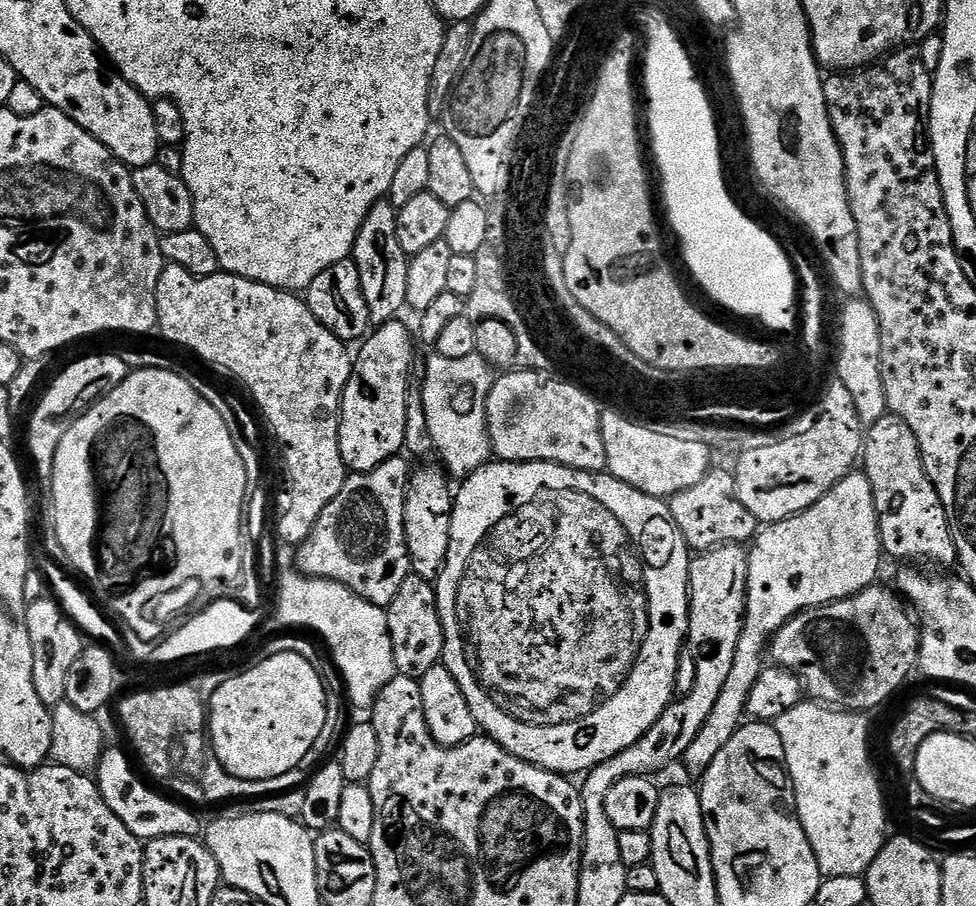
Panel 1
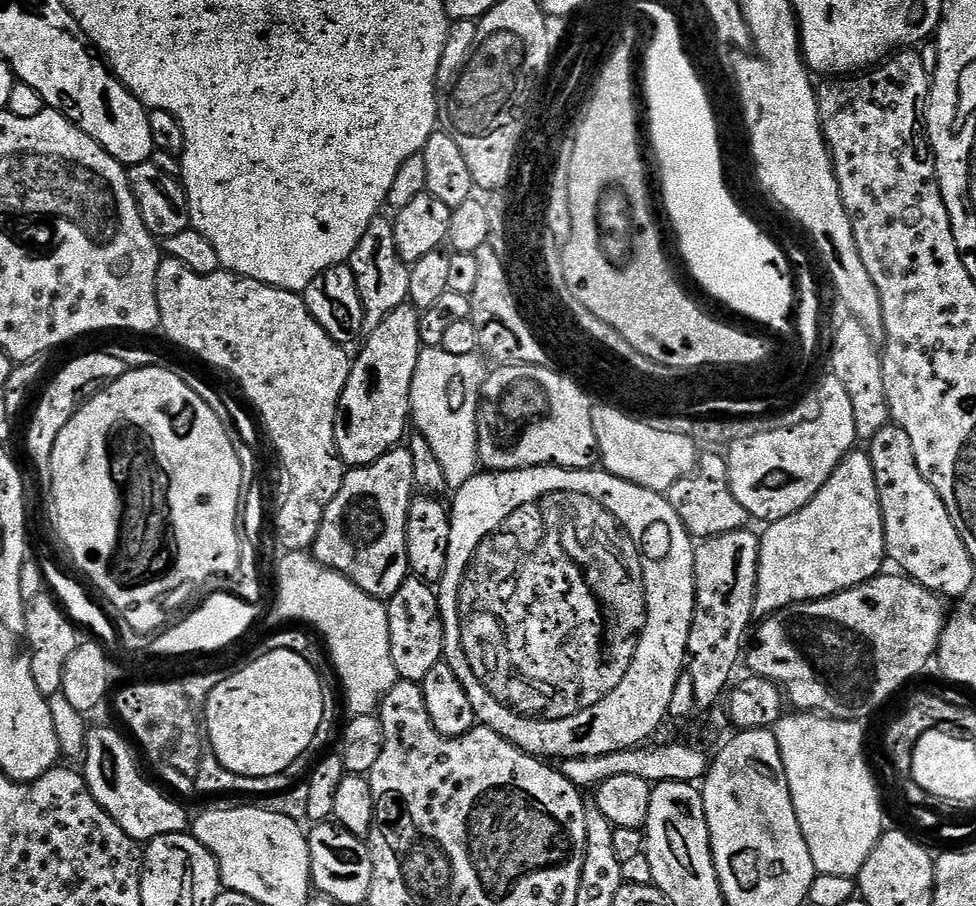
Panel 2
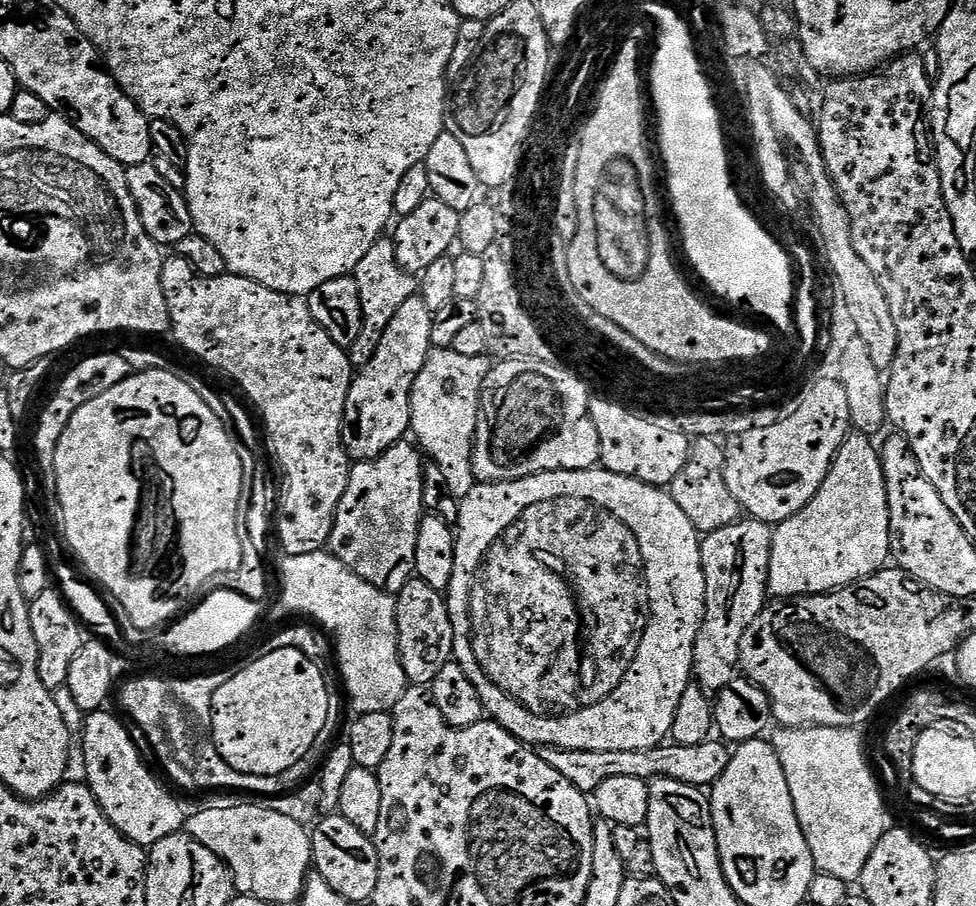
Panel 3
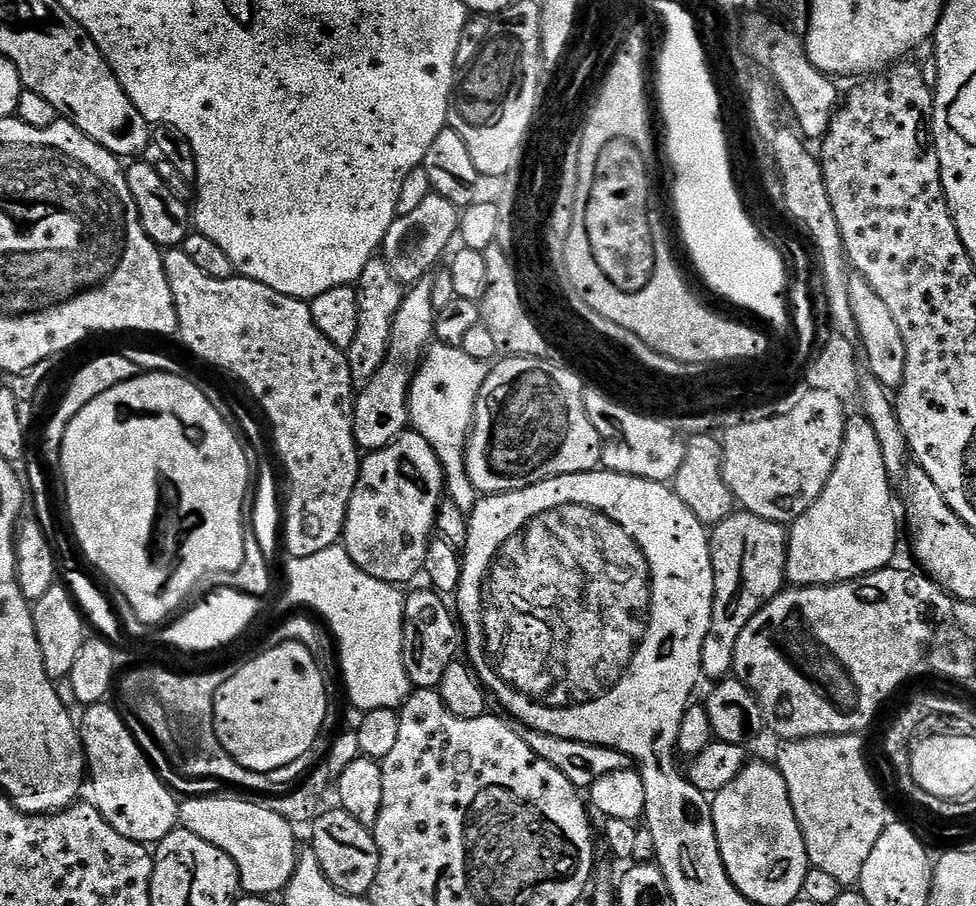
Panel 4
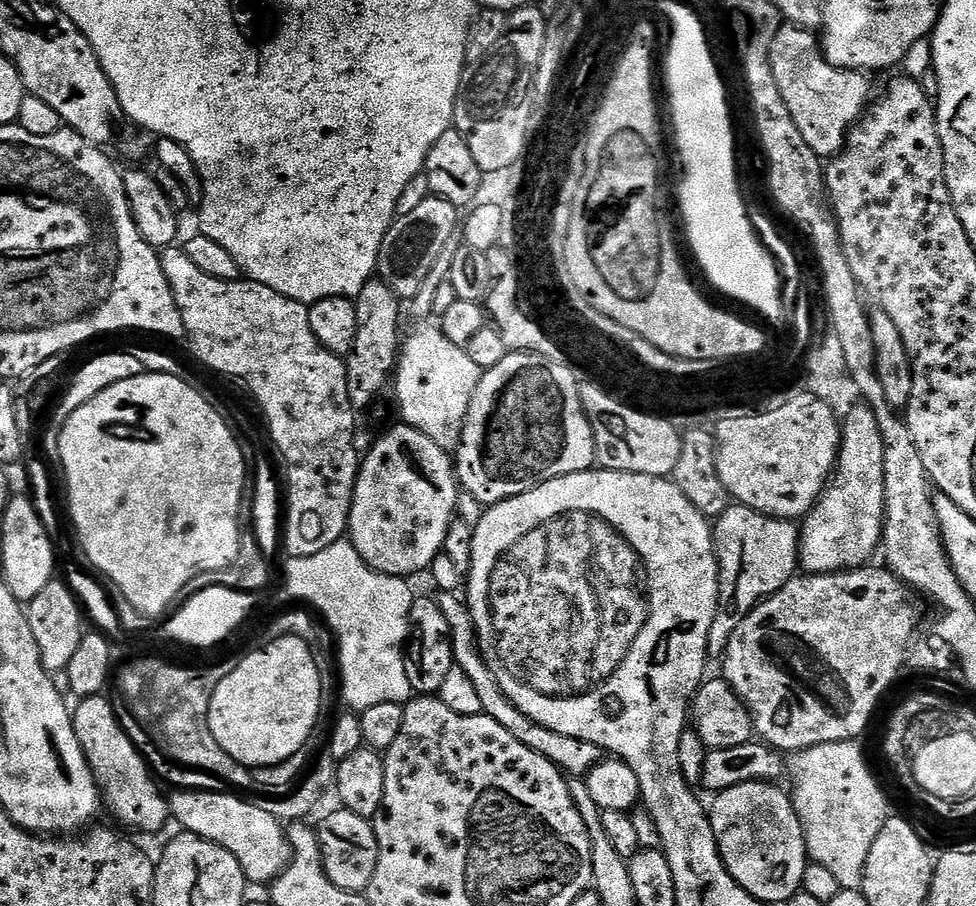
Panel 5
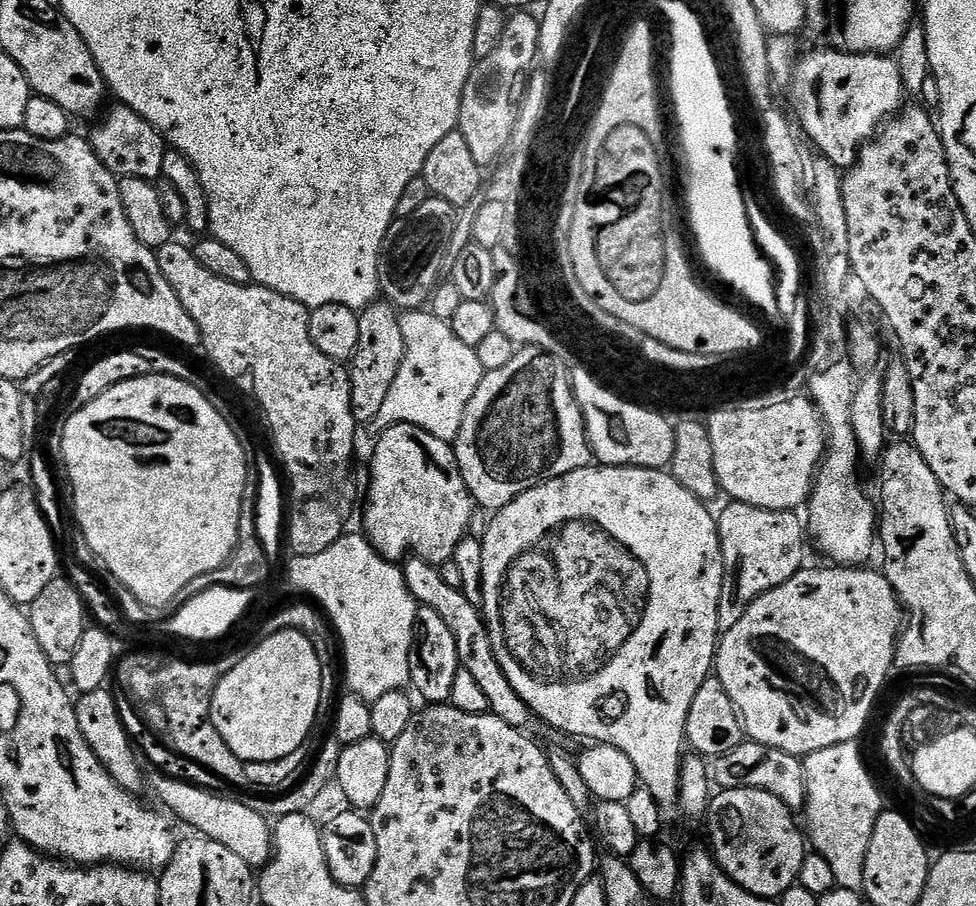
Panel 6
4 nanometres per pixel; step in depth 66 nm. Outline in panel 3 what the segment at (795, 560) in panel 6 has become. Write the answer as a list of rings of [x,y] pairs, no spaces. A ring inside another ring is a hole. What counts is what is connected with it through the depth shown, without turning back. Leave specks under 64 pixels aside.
[[[741,518],[735,524],[709,532],[701,539],[706,606],[704,621],[694,642],[692,671],[695,683],[700,684],[708,694],[720,692],[730,681],[737,679],[742,634],[746,634],[750,622],[758,618],[769,599],[768,571],[773,531],[773,525],[762,520]]]

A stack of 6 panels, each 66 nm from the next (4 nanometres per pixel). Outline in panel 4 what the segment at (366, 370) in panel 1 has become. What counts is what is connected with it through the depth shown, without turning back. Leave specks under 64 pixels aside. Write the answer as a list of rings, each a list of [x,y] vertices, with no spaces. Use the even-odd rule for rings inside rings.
[[[427,275],[421,280],[417,280],[405,291],[402,306],[394,318],[386,358],[382,362],[378,374],[374,374],[374,378],[370,378],[370,382],[363,385],[355,397],[352,410],[352,433],[361,449],[385,448],[388,443],[409,427],[408,387],[412,385],[414,369],[417,367],[422,353],[429,347],[436,327],[438,310],[434,306],[433,290],[432,276]]]

